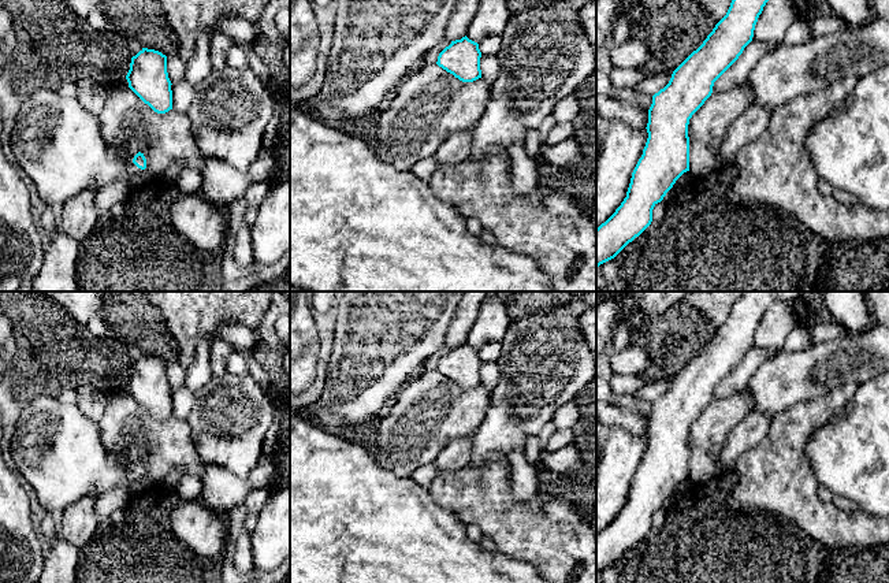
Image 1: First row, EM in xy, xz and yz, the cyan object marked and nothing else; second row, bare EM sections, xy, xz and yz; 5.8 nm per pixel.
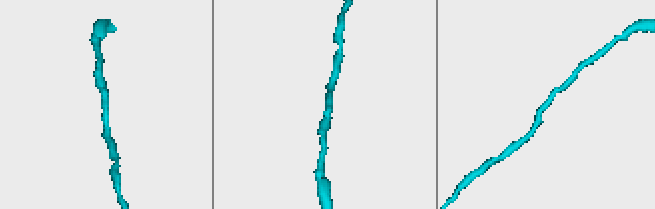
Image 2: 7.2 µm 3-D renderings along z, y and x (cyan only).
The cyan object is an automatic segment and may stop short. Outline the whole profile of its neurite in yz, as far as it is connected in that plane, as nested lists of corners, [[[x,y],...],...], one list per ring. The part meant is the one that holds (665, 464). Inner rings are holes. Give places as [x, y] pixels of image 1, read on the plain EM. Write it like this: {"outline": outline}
{"outline": [[[747,292],[703,350],[673,378],[669,390],[652,402],[646,434],[648,445],[632,479],[626,504],[596,535],[596,573],[614,565],[651,531],[654,513],[689,478],[689,426],[711,402],[714,389],[752,348],[766,309],[775,301],[792,304],[801,294]]]}

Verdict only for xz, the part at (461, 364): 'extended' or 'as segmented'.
as segmented

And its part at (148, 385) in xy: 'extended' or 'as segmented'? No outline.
as segmented

